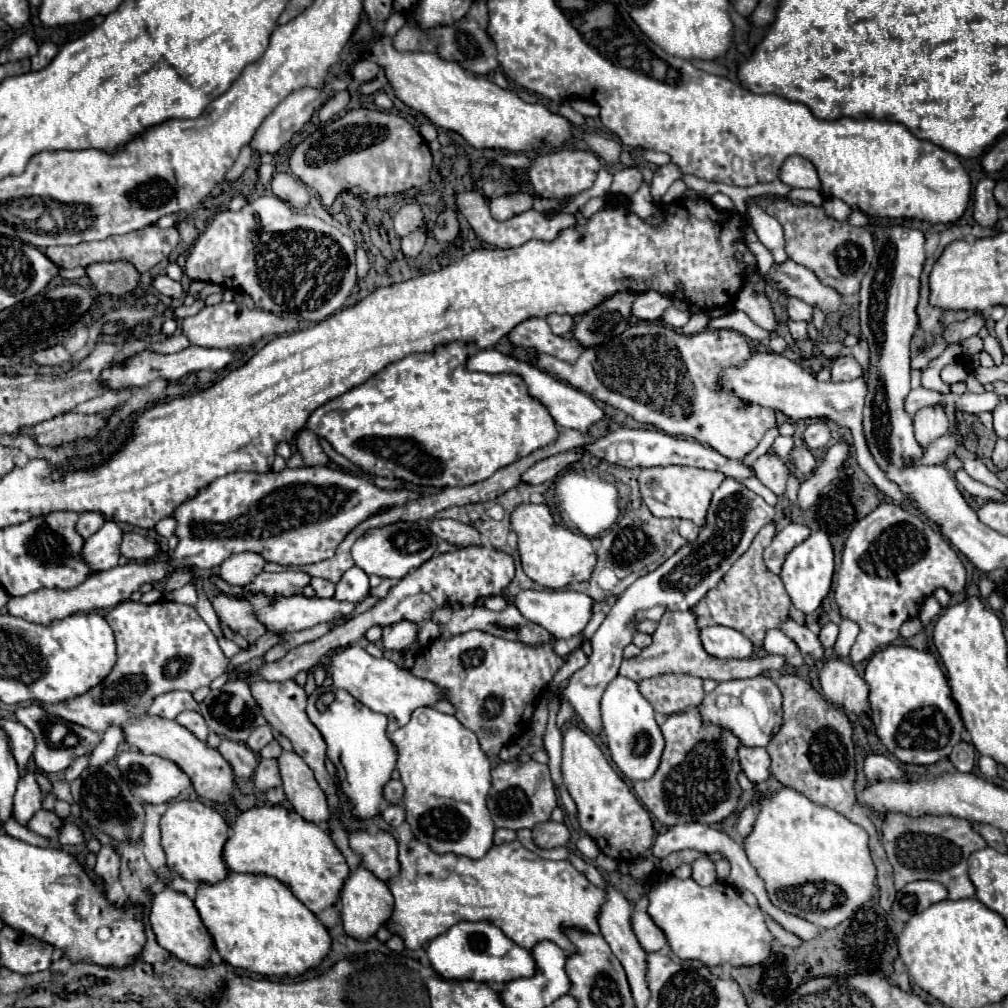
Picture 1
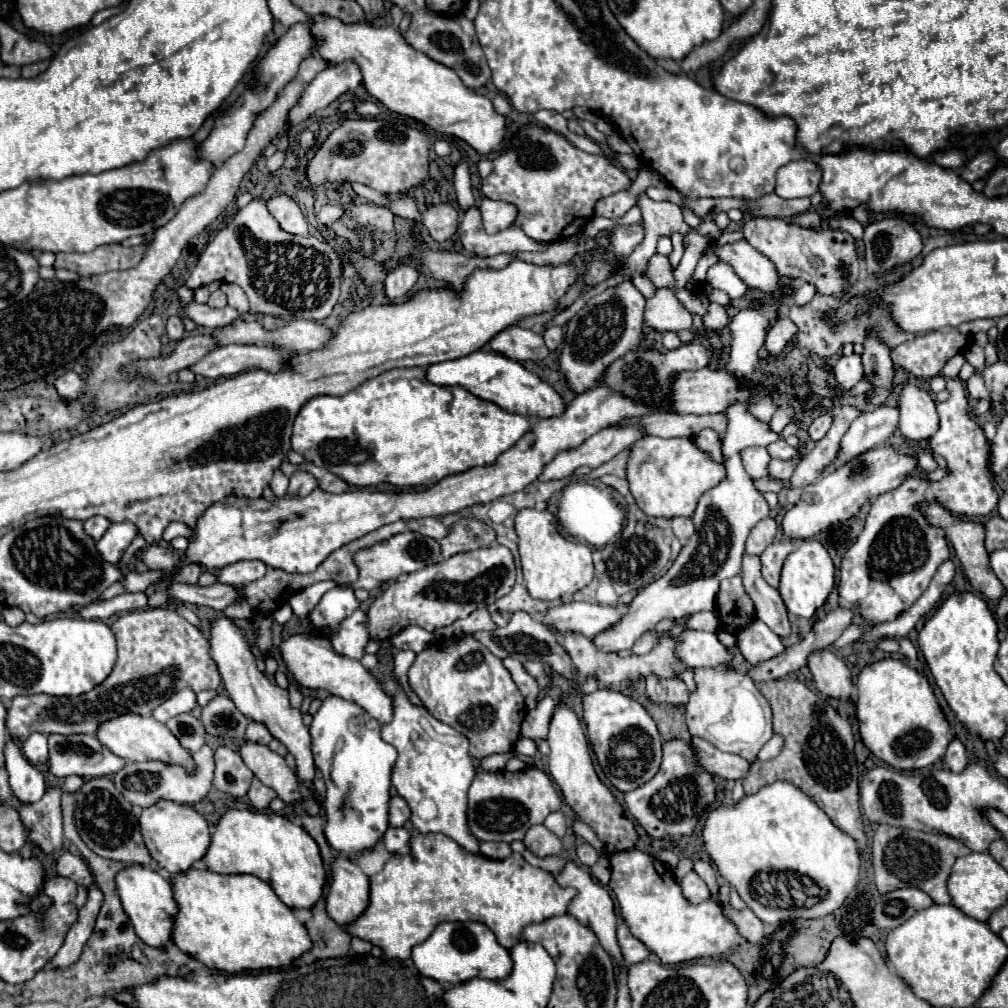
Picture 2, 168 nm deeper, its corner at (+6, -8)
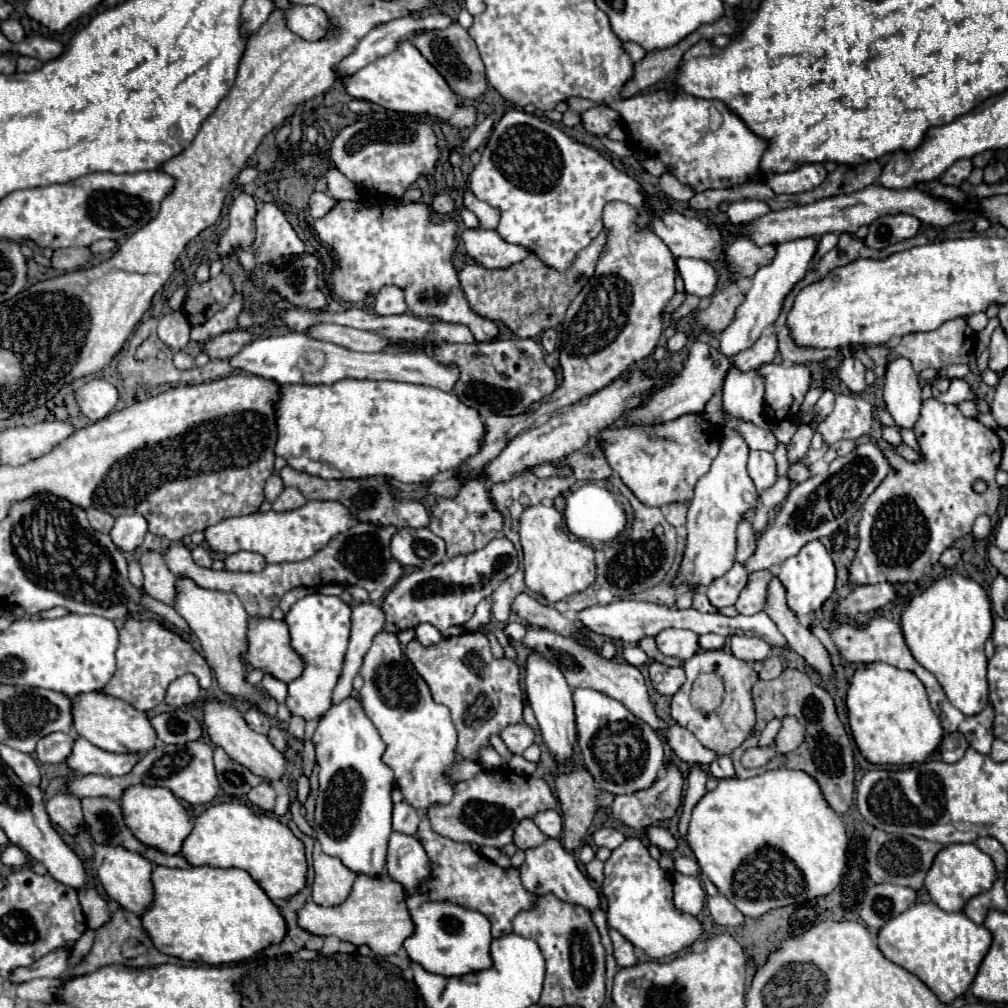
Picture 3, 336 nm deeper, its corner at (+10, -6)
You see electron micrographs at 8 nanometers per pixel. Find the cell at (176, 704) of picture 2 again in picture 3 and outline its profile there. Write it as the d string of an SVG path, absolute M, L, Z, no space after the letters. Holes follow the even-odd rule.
M186 673L184 677L178 677L168 687L164 703L170 707L186 707L186 705L192 705L198 697L200 697L200 685L198 685L196 677Z

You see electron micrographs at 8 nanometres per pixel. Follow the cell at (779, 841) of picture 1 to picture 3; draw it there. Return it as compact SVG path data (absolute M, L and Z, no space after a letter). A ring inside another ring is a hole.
M792 769L766 771L744 781L736 777L718 781L718 787L708 791L694 807L686 841L702 873L738 911L754 919L778 907L830 895L840 885L846 869L848 837L842 819L824 805L816 781Z

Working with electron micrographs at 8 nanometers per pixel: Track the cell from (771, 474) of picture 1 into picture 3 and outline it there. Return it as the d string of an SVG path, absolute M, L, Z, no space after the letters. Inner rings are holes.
M800 425L800 427L798 427L798 431L796 431L796 435L792 437L792 441L786 445L788 463L790 463L790 465L798 463L798 461L806 455L806 451L810 449L812 435L814 435L814 431L810 429L810 425Z

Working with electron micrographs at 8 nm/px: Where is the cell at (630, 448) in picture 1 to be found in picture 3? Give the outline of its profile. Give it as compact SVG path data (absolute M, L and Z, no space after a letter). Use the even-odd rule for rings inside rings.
M796 463L796 465L790 465L790 469L788 469L788 479L790 479L790 483L794 485L794 483L802 483L802 481L806 481L808 479L808 467L804 465L804 463Z

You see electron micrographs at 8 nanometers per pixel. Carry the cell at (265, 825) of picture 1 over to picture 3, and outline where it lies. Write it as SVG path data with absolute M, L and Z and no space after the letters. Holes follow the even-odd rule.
M220 803L208 807L202 815L196 817L194 829L188 835L188 839L182 845L182 853L186 861L194 867L198 865L208 865L208 867L238 867L244 869L252 875L252 879L266 891L270 899L290 899L292 895L300 893L306 887L306 875L308 875L308 863L306 863L306 851L304 843L290 831L288 825L280 823L278 819L266 815L266 813L256 813L248 805L242 803Z

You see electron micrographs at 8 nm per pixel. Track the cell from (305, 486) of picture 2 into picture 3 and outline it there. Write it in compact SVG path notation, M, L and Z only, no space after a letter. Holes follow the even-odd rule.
M284 487L284 491L272 503L272 509L274 511L288 511L288 509L302 507L304 503L306 503L306 497L302 495L300 489L296 489L296 487Z

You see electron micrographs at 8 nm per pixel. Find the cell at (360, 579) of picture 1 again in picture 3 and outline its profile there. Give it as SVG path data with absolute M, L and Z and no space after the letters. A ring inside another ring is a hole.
M312 593L294 603L284 621L290 627L292 647L308 663L304 673L296 681L288 683L286 705L294 715L304 717L306 721L322 717L332 705L332 689L342 671L342 661L350 639L350 605L334 595Z

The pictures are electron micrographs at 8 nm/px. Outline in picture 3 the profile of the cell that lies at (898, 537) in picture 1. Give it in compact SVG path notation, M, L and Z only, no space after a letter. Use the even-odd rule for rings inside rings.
M930 397L922 405L922 415L914 427L914 433L922 449L920 463L908 463L896 451L884 451L892 471L862 505L862 517L858 523L860 543L848 567L848 581L852 585L918 583L926 573L932 571L944 549L972 531L974 519L980 513L994 515L996 511L1000 487L996 485L994 475L1002 459L1002 443L992 429L986 429L976 419L966 419L956 405L944 405ZM976 481L984 481L988 485L984 493L974 491Z

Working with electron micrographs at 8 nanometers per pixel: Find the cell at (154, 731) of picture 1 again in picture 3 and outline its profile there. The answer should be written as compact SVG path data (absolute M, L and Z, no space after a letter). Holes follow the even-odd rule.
M92 691L74 697L74 729L92 745L110 753L134 753L144 755L156 745L156 731L144 711L132 709L126 701L116 701L104 693Z

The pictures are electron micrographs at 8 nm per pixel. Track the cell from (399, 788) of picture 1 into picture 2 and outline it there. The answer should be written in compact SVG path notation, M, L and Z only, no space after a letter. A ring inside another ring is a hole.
M392 797L390 799L390 825L392 827L404 827L406 821L410 821L410 807L402 797Z

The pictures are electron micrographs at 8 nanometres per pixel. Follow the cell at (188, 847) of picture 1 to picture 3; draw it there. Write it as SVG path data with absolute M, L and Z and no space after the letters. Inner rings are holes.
M146 785L128 787L124 791L124 797L122 797L122 809L124 809L124 819L128 821L128 827L132 829L134 837L140 843L144 843L148 847L154 847L154 849L158 849L158 851L162 851L166 855L180 853L184 839L194 829L188 811L164 787L146 787Z

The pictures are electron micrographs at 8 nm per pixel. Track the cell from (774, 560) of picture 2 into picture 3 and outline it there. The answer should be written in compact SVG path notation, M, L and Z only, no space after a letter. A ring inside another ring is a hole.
M762 569L762 571L754 571L748 577L746 587L742 589L738 601L736 601L736 609L742 615L754 615L758 611L764 609L764 597L768 595L768 583L774 579L776 575L770 569Z

